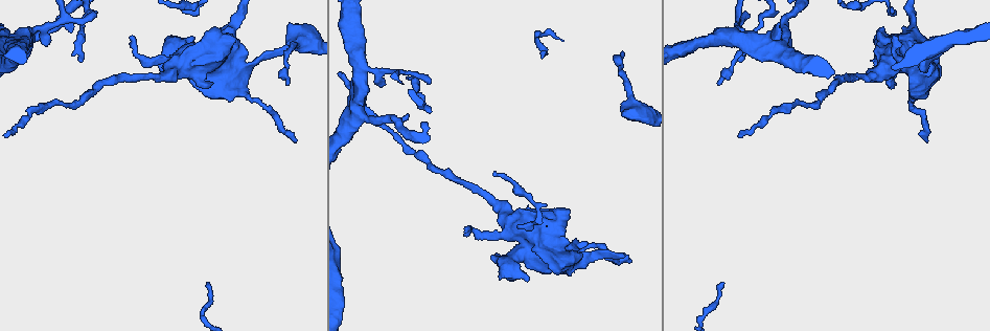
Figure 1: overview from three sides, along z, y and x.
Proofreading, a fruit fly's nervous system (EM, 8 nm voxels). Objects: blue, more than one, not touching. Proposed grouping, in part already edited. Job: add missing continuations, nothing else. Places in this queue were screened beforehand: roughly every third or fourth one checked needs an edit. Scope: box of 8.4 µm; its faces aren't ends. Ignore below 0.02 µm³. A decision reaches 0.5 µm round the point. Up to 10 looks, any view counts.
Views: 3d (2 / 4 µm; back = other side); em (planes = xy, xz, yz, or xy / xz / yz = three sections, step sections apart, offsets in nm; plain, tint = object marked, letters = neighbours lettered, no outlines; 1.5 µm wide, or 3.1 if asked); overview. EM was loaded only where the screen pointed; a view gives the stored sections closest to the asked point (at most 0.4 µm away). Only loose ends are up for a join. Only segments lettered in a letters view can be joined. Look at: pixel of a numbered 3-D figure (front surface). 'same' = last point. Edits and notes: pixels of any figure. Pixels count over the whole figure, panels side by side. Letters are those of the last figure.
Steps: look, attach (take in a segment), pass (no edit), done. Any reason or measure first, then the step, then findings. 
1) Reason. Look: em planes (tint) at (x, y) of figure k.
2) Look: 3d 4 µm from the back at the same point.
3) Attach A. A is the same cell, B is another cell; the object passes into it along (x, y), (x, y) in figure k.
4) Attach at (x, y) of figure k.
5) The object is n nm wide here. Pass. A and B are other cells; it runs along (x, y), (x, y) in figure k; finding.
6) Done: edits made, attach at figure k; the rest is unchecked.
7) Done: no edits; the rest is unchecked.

Tapers out. Look: em xy step 8 (tint) at (406, 116) of figure 1.

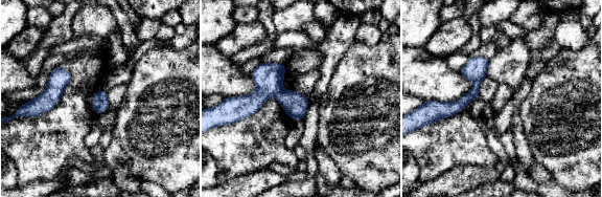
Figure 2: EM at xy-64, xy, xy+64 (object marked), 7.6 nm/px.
Another direction. Look: em yz step 4 (letters) at the same point.

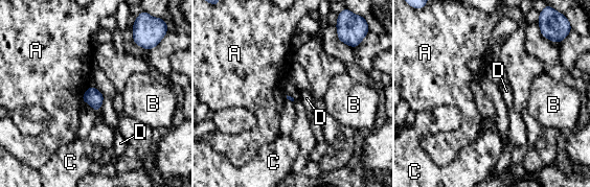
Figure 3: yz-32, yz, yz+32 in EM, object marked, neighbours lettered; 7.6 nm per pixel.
The longest contact is with A, 100 nm. Pass. A, B, C and D are other cells; a border runs along (87, 89), (81, 99) in figure 3; no lettered segment goes on from it.

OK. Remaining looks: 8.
Branch stops here. Look: em planes (tint) at (464, 227) of figure 1.

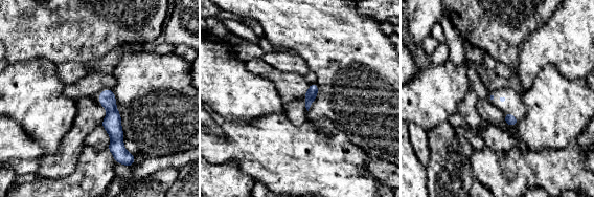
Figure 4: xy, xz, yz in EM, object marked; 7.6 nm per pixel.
Look: em planes (letters) at the same point.

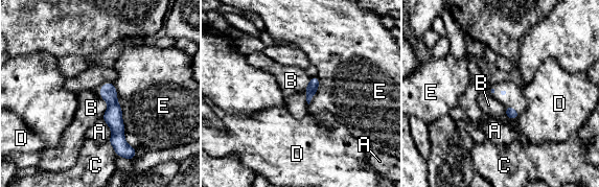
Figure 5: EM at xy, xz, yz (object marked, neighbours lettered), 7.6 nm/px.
Pass. A, B, C, D and E are other cells; it runs along (108, 85), (119, 149) in figure 5; none of them fits.

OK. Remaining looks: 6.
Thick end. Look: em xz step 4 (letters) at (194, 86) of figure 1.

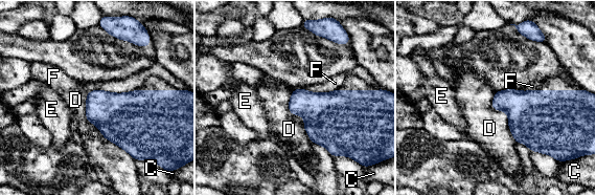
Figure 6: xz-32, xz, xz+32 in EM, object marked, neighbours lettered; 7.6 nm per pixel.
Another direction. Look: em planes (letters) at the same point.

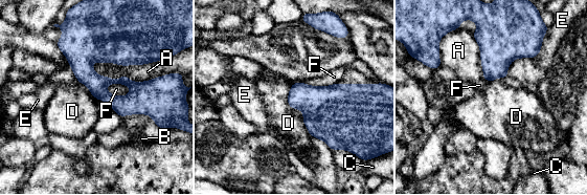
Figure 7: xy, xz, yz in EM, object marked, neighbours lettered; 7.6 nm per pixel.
The longest contact is with A, 550 nm. Pass. A, B, C, D, E and F are other cells; none of them fits.

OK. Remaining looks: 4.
An open end. Look: em planes (letters) at (629, 261) of figure 1.

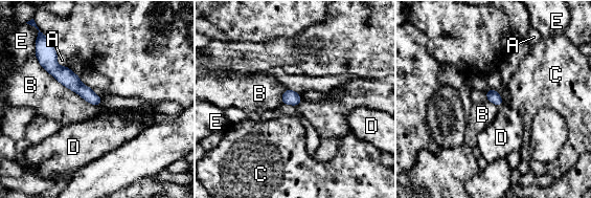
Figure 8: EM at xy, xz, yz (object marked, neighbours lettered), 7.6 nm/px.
Pass. A, B, C, D and E are other cells; a border runs along (36, 56), (58, 81), (99, 106) in figure 8; no lettered segment goes on from it.

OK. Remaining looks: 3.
Tapers out. Look: 3d 2 µm at (623, 253) of figure 1.

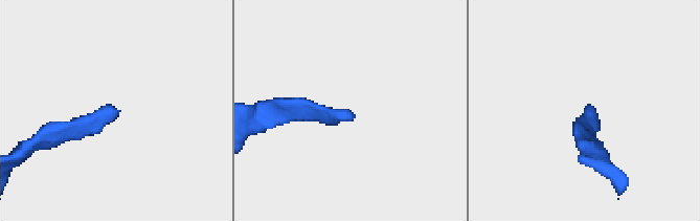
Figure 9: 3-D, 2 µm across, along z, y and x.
Look: em planes (tint) at (114, 111) of figure 9.

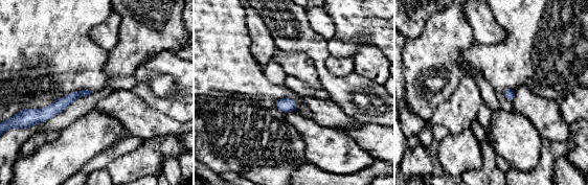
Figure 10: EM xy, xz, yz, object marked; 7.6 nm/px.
See the neighbours. Look: em planes (letters) at the same point.

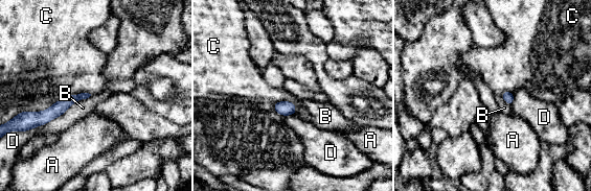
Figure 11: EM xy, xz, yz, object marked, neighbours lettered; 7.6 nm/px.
The longest contact is with B, 550 nm. Pass. A, B, C and D are other cells; a border runs along (273, 102), (291, 101), (296, 112) in figure 11; no lettered segment goes on from it.

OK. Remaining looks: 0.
Done: no edits; the rest is unchecked.

